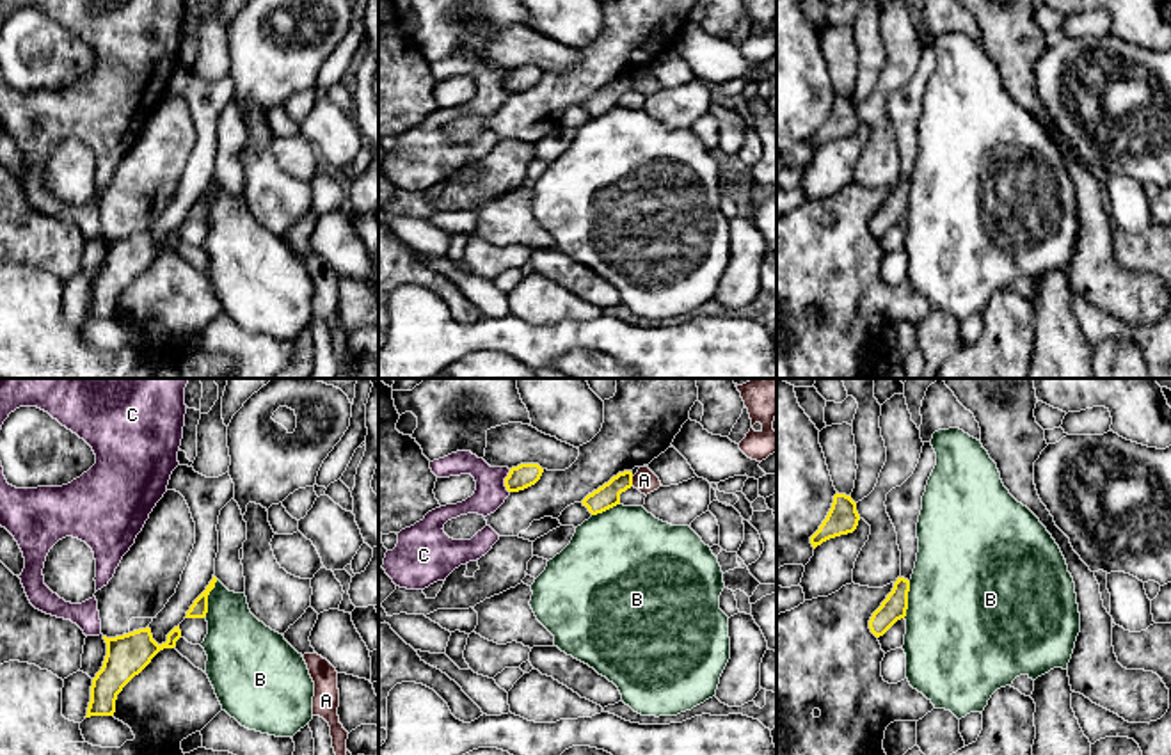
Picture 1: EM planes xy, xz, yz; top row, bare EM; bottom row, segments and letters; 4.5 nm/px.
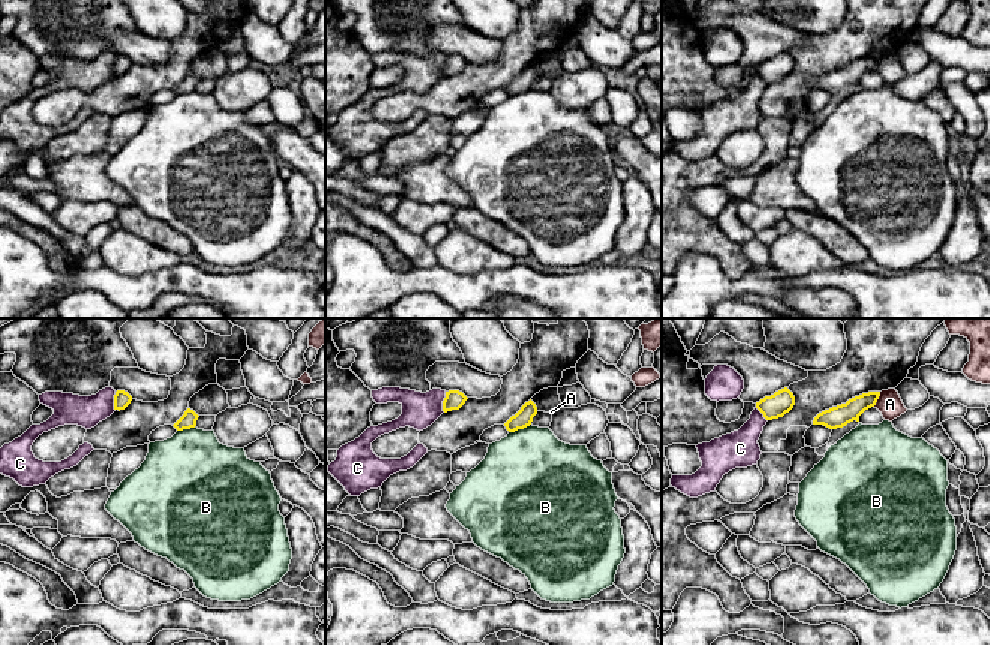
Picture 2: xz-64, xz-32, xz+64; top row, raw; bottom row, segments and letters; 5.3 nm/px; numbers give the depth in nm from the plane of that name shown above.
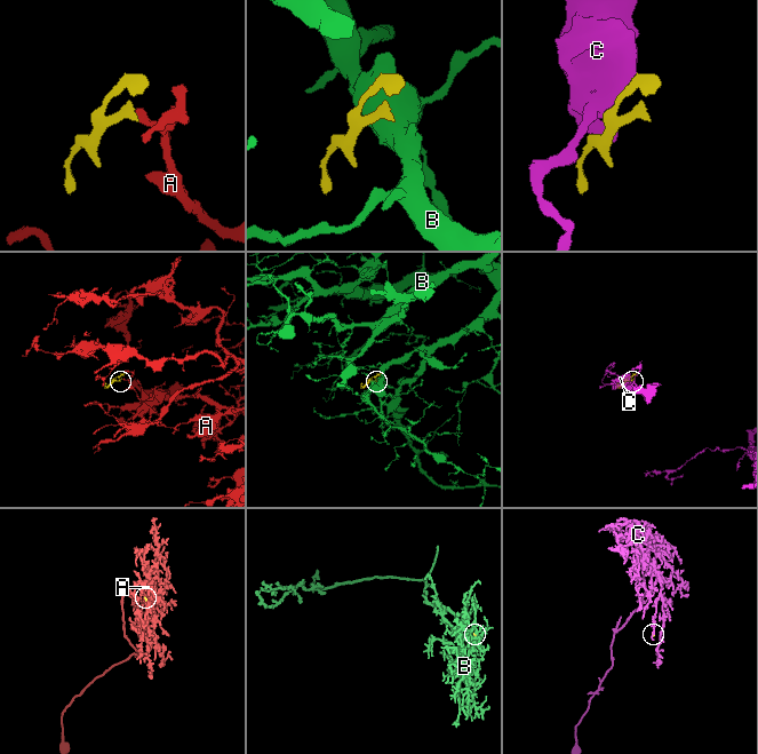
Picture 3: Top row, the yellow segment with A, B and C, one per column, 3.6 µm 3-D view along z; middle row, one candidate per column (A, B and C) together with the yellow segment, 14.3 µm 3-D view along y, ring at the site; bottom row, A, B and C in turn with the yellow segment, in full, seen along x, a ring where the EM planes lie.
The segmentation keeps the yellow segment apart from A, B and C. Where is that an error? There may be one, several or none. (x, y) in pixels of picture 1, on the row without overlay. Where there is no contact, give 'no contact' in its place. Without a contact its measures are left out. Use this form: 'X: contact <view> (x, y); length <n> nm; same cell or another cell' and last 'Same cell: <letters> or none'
A: contact xz (631, 84); length 50 nm; same cell
B: contact xy (207, 201); length 190 nm; another cell
C: contact xz (505, 84); length 110 nm; another cell
Same cell: A

